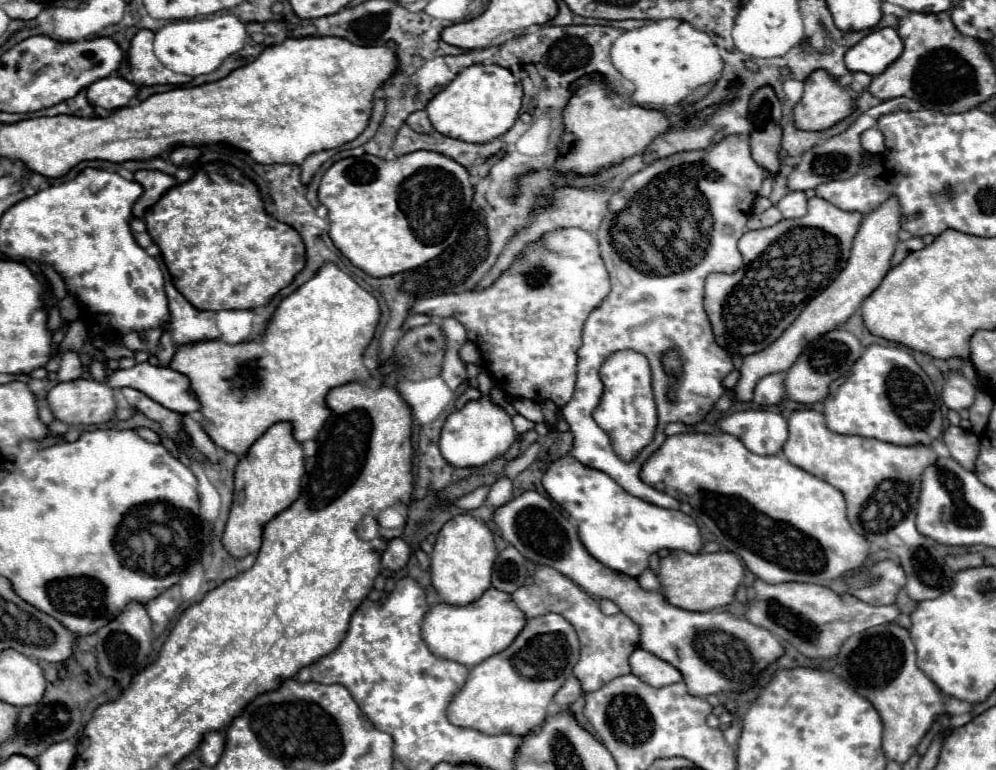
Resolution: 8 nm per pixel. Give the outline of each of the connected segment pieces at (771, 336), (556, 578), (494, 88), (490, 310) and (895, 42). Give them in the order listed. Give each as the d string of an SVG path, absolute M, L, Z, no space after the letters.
M821 197L809 199L809 211L799 219L783 219L773 227L747 231L739 239L739 251L743 255L743 267L731 275L713 273L705 283L705 309L713 325L713 333L719 345L731 355L757 353L775 341L807 307L807 303L819 295L845 267L855 233L863 221L861 213L843 211Z
M537 565L535 569L535 583L531 587L521 587L513 593L513 601L523 609L523 613L531 617L539 617L543 613L559 613L571 621L575 627L579 641L581 641L581 657L573 669L575 677L581 681L583 691L595 691L607 685L611 679L629 675L629 655L639 647L639 625L629 619L625 613L615 615L603 615L599 609L599 603L585 593L581 587L577 587L571 579L561 575L555 569L547 569L545 565Z
M471 65L463 69L447 89L441 89L427 105L435 131L467 143L489 143L509 131L519 117L523 89L509 69L499 65Z
M563 229L559 253L545 243L551 239L525 247L493 285L415 301L411 313L455 317L465 327L467 339L479 347L483 367L491 371L495 385L509 397L553 401L563 407L575 391L581 327L591 309L609 295L611 279L593 233Z
M875 29L845 53L845 67L853 73L861 71L873 77L881 75L899 57L899 41L895 29Z

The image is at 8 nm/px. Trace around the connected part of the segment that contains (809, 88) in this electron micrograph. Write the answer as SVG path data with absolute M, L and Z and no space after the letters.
M819 69L807 77L805 93L793 107L795 127L801 131L829 129L853 113L853 101L847 87L839 87L833 77Z

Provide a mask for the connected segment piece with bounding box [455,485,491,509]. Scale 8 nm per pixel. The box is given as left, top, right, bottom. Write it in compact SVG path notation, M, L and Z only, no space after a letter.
M481 485L481 487L477 487L475 491L459 497L459 499L455 501L455 505L461 507L461 509L477 509L477 507L481 507L481 505L485 503L485 499L487 499L487 495L489 495L489 489L491 489L489 485Z

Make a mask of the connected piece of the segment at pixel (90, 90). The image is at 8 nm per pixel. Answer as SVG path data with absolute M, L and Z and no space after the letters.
M111 75L105 79L95 81L93 85L87 87L87 99L91 105L103 107L103 109L121 109L127 107L129 103L133 103L137 89L131 81L119 77L119 75Z

